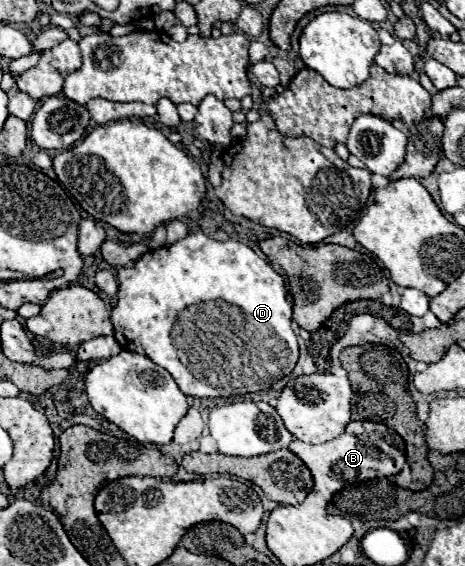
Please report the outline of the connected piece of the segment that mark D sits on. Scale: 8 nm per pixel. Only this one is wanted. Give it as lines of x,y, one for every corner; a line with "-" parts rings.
190,233
184,239
180,239
174,245
158,247
148,253
144,253
136,263
130,267
118,269
118,301
112,307
110,313
112,325
114,325
114,337
120,343
122,349
142,353
148,359
152,359
156,365
170,371
170,375
176,379
180,391
190,397
232,397
232,395
244,395
244,393
256,393
262,389
272,387
282,377
288,377
298,361
298,341
290,327
292,323
292,305
286,299
286,283
284,277
262,257
258,257
248,245
240,241
216,241
206,237
204,233

